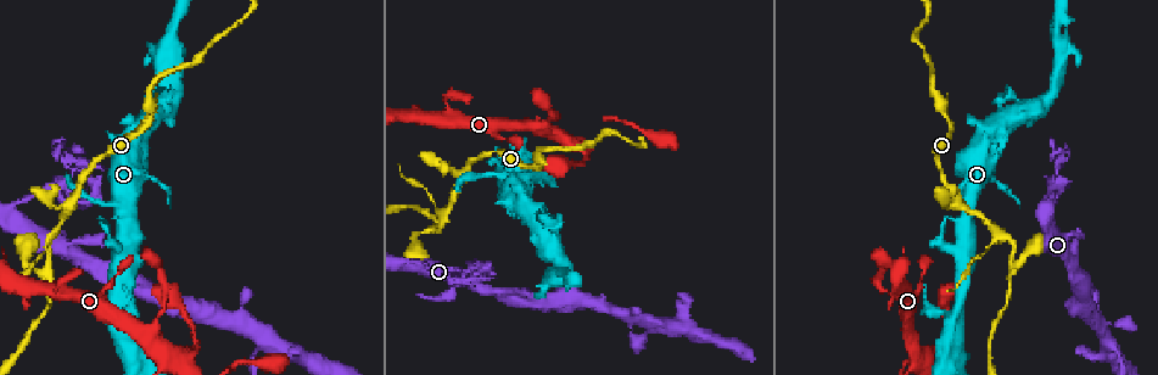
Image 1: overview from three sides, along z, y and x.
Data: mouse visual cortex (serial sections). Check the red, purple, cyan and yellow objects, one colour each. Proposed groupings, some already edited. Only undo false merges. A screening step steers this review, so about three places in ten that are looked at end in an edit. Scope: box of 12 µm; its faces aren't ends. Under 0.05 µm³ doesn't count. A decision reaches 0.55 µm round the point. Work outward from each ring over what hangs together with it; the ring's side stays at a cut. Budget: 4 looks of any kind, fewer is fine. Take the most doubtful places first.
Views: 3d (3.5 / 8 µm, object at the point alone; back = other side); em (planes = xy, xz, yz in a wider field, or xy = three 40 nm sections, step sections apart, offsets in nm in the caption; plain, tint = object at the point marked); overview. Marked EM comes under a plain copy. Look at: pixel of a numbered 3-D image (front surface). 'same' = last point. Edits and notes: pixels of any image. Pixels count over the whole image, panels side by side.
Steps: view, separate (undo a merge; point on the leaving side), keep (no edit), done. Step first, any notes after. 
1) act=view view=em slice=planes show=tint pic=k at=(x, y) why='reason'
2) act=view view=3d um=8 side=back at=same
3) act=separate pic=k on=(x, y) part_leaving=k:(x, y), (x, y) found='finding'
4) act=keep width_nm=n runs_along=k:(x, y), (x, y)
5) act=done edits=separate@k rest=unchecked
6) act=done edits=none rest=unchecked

act=view view=3d um=3.5 pic=1 at=(459, 274)

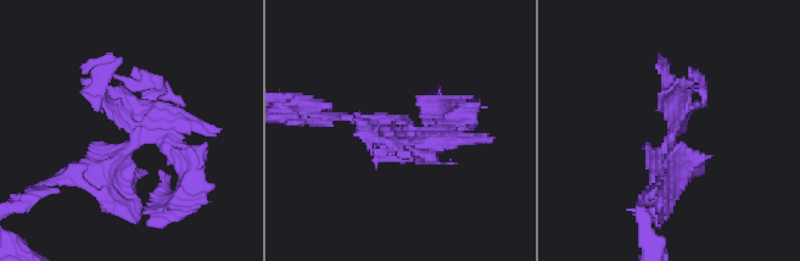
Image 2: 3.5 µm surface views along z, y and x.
act=keep runs_along=2:(73, 176), (136, 131), (189, 172) found='one cell here'

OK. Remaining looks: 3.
act=view view=3d um=3.5 pic=1 at=(957, 200) why='abrupt turn'

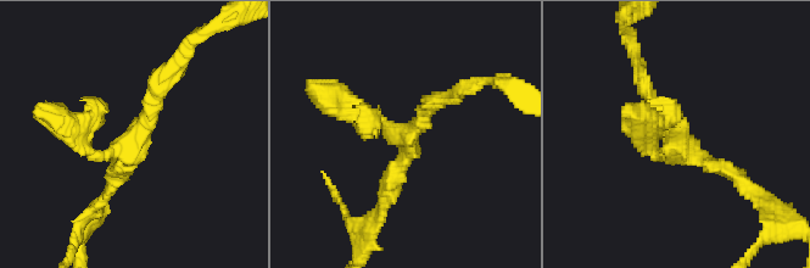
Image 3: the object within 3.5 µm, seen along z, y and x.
act=view view=em slice=xy step=2 show=tint pic=3 at=(407, 135) arms=3 arm_widths_nm=150,200,200 why='now the EM'

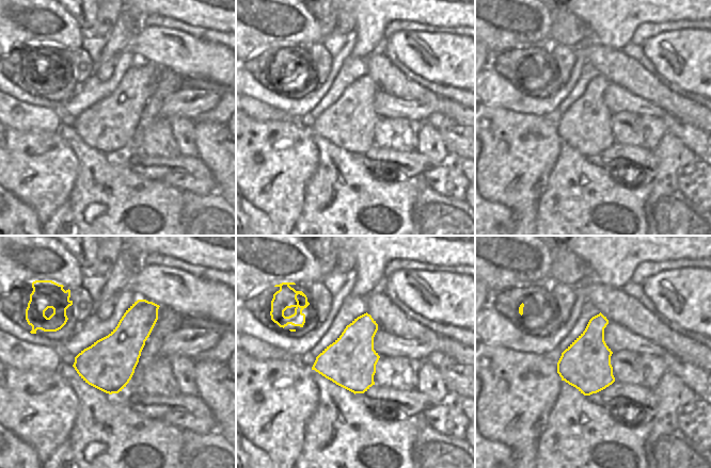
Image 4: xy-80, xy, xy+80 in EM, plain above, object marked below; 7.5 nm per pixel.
act=keep runs_along=3:(642, 74), (688, 152), (738, 176) found='all the same cell'

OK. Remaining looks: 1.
act=done edits=none rest=unchecked

